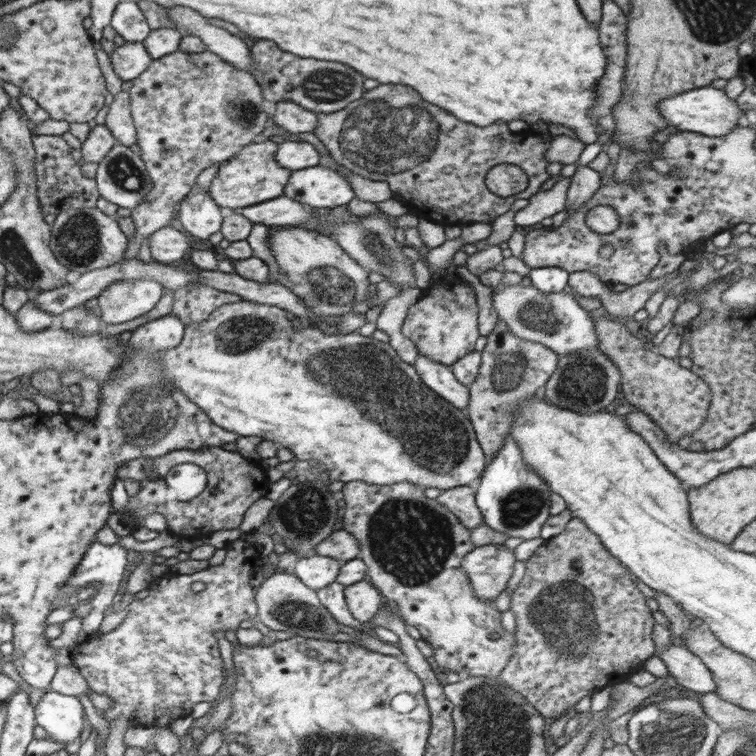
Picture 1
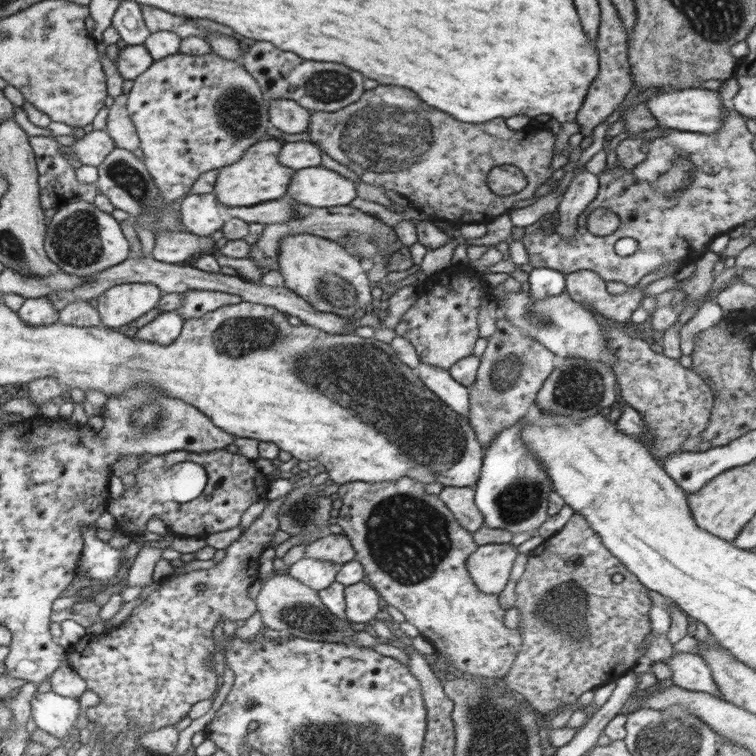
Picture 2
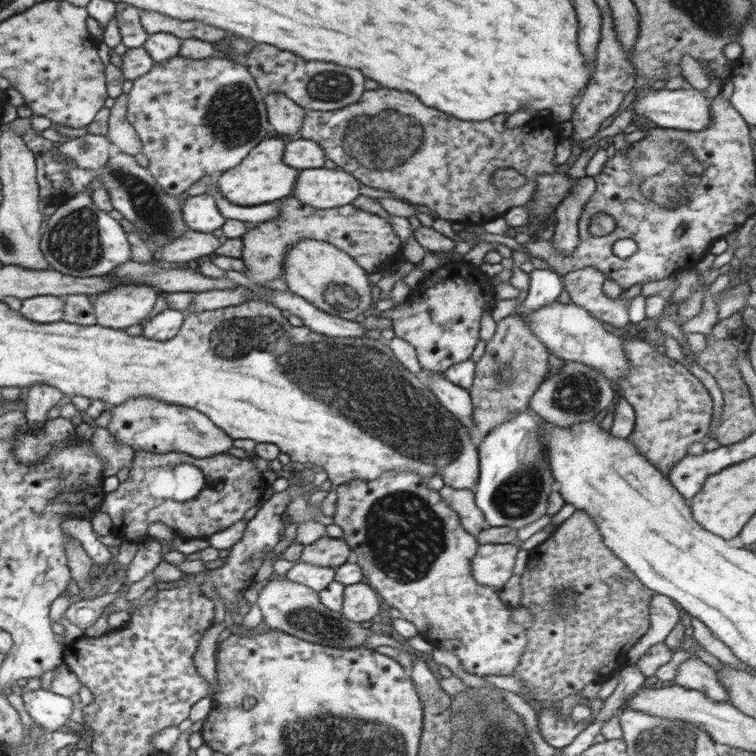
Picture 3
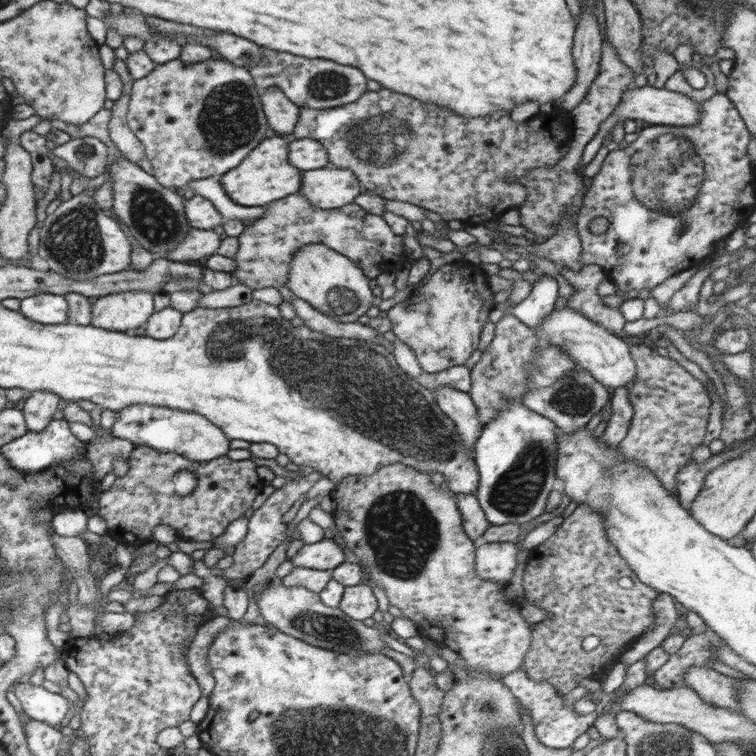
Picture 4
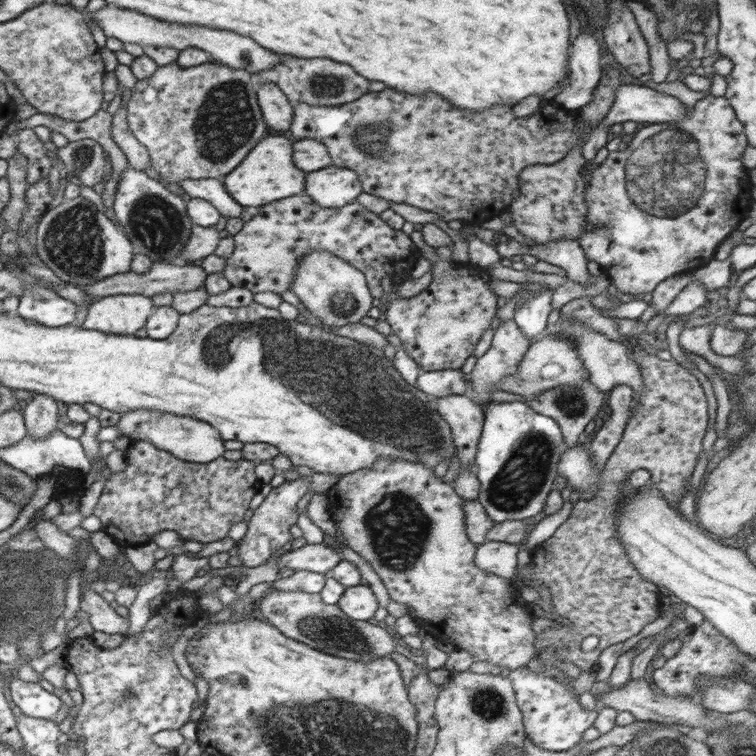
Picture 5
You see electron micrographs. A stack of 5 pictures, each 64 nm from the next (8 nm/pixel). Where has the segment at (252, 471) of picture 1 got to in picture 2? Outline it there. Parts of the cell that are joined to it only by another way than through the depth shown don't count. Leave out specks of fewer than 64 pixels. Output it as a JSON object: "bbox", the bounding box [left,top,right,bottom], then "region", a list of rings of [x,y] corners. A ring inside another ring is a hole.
{"bbox":[108,449,269,538],"region":[[[226,449],[212,450],[200,454],[188,451],[174,451],[160,456],[141,455],[140,462],[142,463],[144,459],[150,460],[146,466],[158,466],[158,468],[154,468],[158,474],[179,462],[195,462],[204,467],[208,482],[198,498],[190,502],[179,503],[158,502],[156,492],[152,490],[152,486],[140,486],[138,481],[136,486],[140,487],[140,490],[138,490],[140,496],[134,496],[134,490],[130,488],[124,492],[123,498],[112,498],[111,506],[108,507],[108,512],[116,518],[115,530],[123,535],[138,535],[144,532],[147,523],[152,518],[160,517],[176,536],[207,538],[215,532],[230,530],[230,528],[238,526],[244,511],[249,506],[252,506],[254,502],[264,498],[269,489],[268,476],[254,465],[254,460],[242,456],[239,452],[232,453]],[[128,494],[132,498],[132,504],[128,502]],[[130,506],[134,506],[134,510],[136,510],[134,514],[136,514],[138,520],[132,518],[134,514],[130,512]],[[119,518],[128,518],[128,520],[120,520]]]}

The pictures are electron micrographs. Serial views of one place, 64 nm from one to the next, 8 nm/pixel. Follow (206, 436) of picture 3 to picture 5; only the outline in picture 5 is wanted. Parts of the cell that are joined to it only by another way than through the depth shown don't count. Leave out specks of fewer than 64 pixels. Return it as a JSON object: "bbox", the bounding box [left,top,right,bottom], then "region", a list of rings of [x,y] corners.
{"bbox":[116,409,226,463],"region":[[[136,409],[121,415],[120,421],[116,424],[118,432],[134,441],[146,440],[156,448],[171,452],[180,460],[187,460],[193,463],[208,463],[219,459],[226,452],[224,439],[212,425],[204,420],[194,417],[174,415],[162,411],[150,411],[150,409]]]}

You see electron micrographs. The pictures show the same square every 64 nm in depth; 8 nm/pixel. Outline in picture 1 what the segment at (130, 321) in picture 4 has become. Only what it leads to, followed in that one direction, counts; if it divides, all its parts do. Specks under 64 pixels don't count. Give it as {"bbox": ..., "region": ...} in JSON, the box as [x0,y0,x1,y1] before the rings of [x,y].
{"bbox":[97,279,165,324],"region":[[[126,279],[110,283],[97,296],[106,324],[122,324],[146,315],[159,304],[165,288],[154,279]]]}

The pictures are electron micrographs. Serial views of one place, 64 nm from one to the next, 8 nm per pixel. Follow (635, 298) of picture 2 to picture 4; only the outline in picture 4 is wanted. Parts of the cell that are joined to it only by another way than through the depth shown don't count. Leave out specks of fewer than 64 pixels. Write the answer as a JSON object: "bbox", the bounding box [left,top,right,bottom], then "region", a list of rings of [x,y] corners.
{"bbox":[558,264,627,336],"region":[[[598,264],[584,265],[579,271],[566,266],[559,266],[558,271],[568,282],[577,288],[567,300],[566,307],[576,309],[598,325],[617,336],[622,334],[624,323],[627,321],[618,308],[607,306],[602,297],[596,293],[596,288],[604,277],[605,272]]]}

